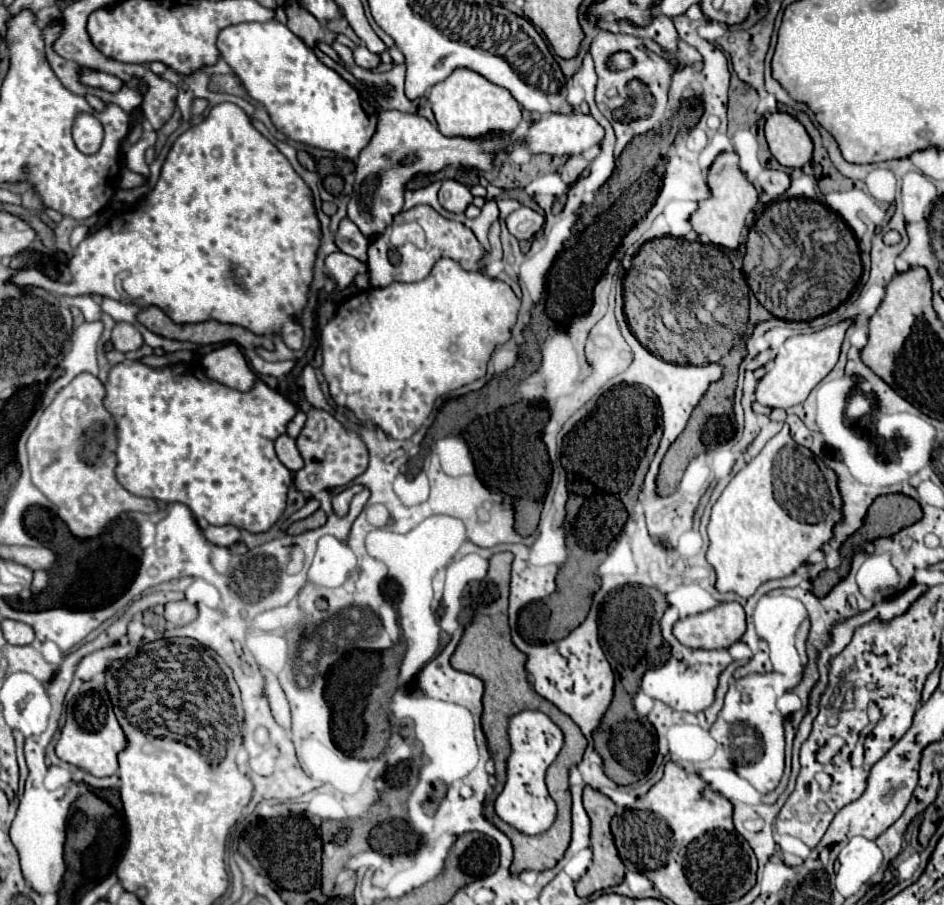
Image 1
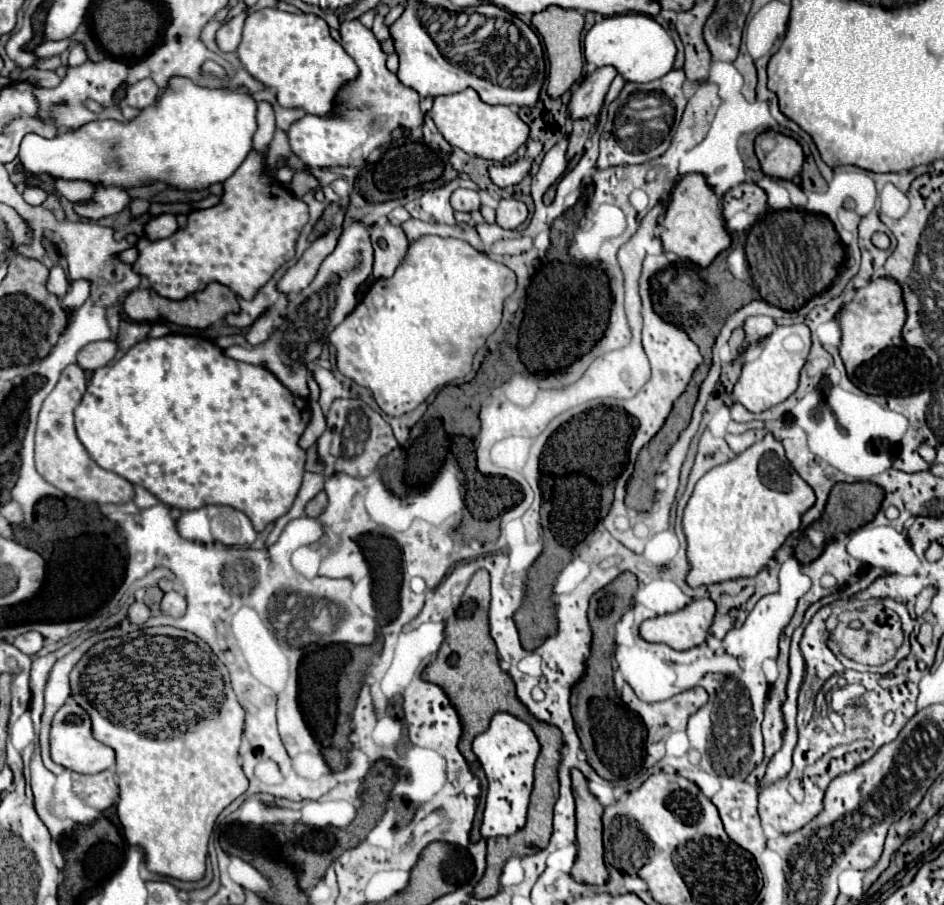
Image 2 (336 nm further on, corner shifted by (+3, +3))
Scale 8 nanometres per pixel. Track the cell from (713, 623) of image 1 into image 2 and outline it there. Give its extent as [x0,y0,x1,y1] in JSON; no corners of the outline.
[640,600,716,650]

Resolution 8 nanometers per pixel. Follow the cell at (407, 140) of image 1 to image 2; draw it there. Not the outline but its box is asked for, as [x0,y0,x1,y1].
[224,220,374,398]

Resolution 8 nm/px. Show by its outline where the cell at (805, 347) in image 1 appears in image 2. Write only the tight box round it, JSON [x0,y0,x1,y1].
[734,324,810,412]

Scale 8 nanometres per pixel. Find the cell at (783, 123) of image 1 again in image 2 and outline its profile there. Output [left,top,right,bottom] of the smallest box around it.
[756,130,804,180]

